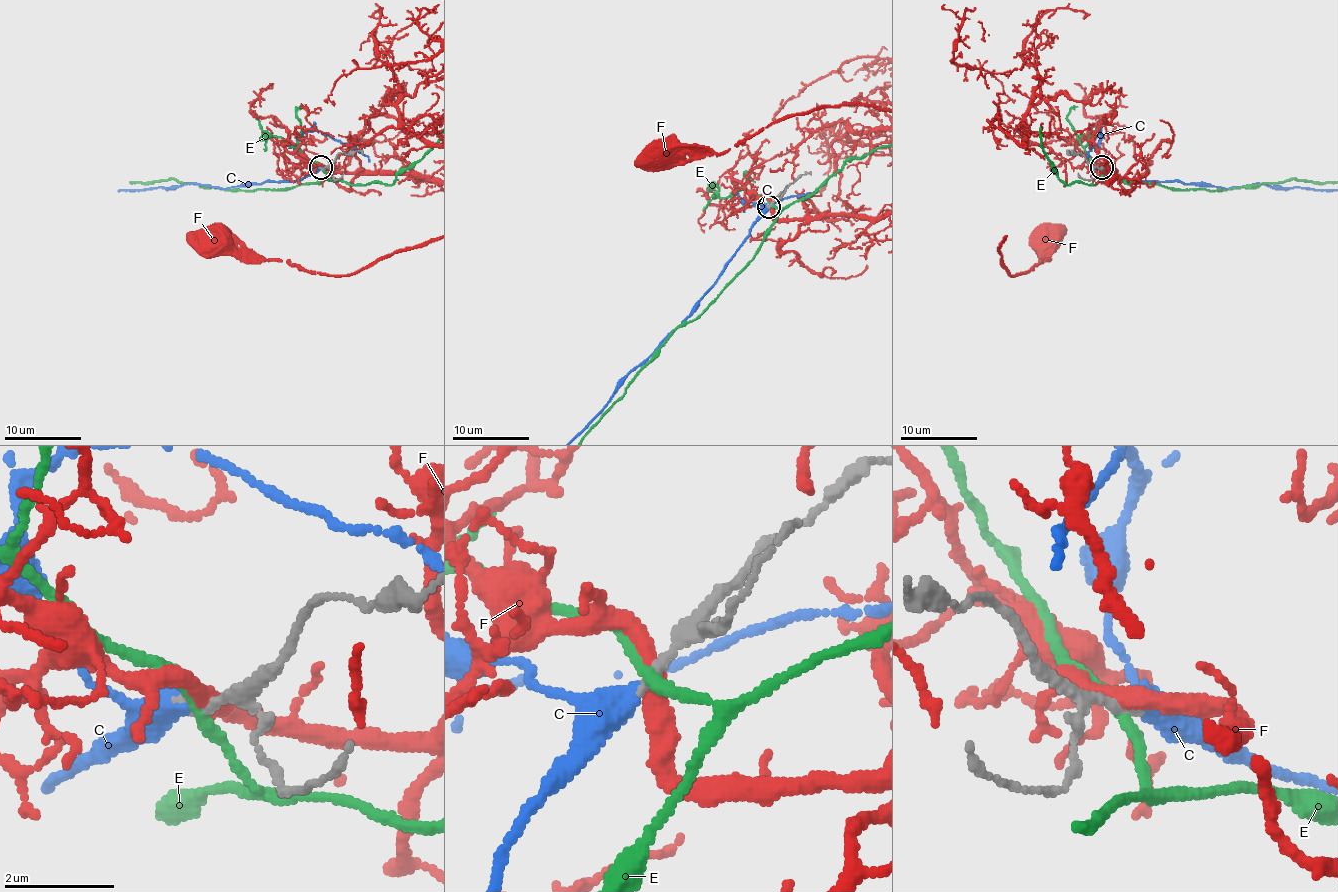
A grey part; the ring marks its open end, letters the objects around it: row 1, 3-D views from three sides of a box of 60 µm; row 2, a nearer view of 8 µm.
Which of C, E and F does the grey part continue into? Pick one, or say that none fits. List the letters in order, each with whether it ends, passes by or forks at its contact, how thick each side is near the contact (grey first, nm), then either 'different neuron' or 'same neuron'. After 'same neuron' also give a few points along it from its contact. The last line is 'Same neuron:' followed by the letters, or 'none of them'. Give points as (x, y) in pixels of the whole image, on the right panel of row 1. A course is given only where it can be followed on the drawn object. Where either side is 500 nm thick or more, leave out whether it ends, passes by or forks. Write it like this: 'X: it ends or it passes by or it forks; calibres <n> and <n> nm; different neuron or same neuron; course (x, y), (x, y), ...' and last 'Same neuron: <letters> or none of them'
C: it passes by; calibres 180 and 360 nm; same neuron
E: it passes by; calibres 240 and 180 nm; different neuron
F: it passes by; calibres 240 and 340 nm; different neuron
Same neuron: C

